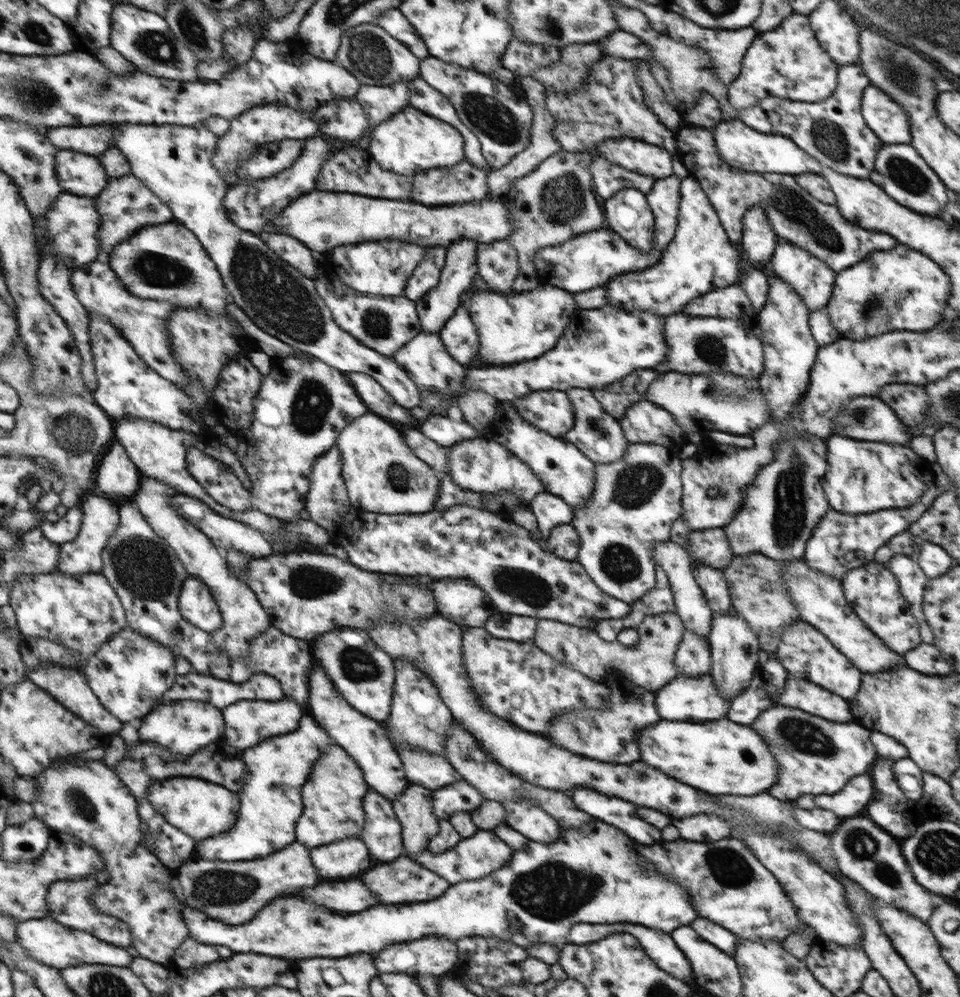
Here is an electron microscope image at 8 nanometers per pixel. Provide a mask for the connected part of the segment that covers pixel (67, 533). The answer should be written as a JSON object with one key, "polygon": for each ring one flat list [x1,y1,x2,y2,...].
{"polygon":[[81,506,70,509,65,517,44,520,42,524,45,535,59,545,74,542,79,536,85,519]]}

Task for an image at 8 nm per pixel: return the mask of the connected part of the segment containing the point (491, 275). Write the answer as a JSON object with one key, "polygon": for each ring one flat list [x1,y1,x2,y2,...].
{"polygon":[[506,239,494,243,478,243,476,266,478,275,494,292,510,292,520,265,517,250]]}

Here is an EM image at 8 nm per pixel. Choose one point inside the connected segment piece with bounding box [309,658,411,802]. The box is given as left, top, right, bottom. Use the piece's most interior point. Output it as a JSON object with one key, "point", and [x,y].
{"point":[365,738]}

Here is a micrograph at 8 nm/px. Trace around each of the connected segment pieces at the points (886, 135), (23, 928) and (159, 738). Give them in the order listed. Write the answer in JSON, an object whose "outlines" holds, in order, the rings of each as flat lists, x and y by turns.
{"outlines":[[[871,86,864,92,862,113,865,123,879,135,883,144,911,144,914,134,911,128,911,117,907,115,903,105,888,96,882,89]],[[50,917,20,923,19,940,28,949,28,953,35,956,36,960,50,964,54,968,60,968,60,970,96,963,114,967,131,967,136,959,126,948,108,944,100,938,96,940,94,934,68,928]],[[193,700,170,701,169,703,158,706,154,712,141,721,143,742,156,743,175,755,188,758,225,738,227,720,220,708]]]}

